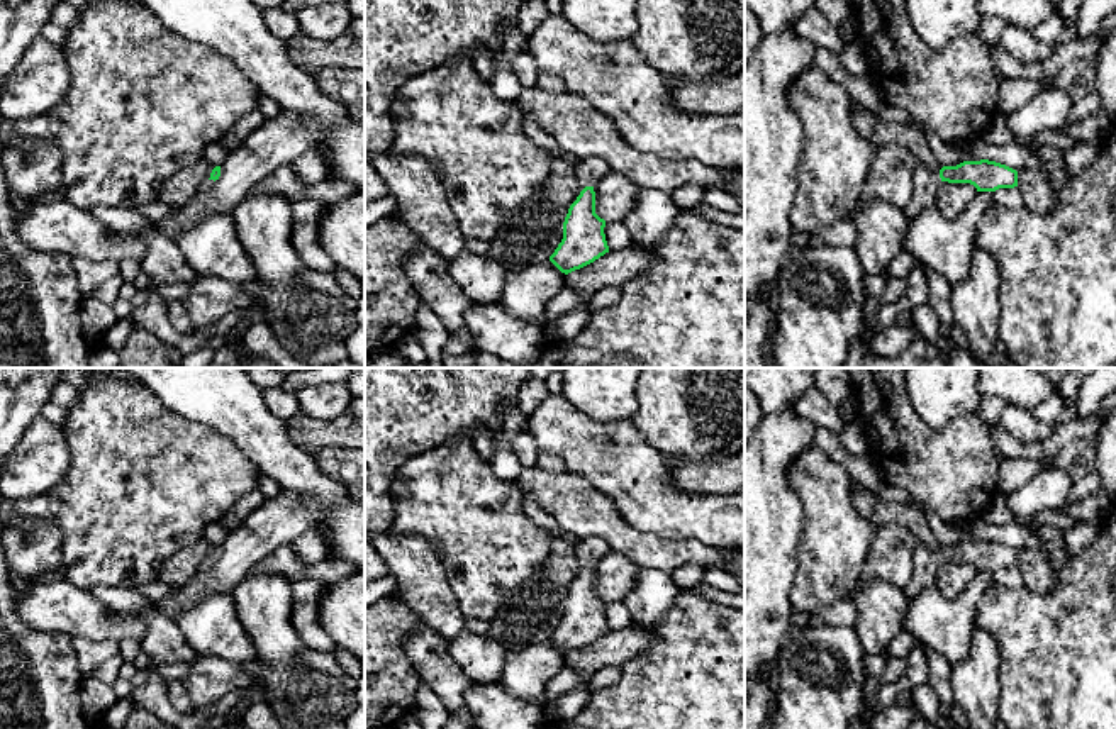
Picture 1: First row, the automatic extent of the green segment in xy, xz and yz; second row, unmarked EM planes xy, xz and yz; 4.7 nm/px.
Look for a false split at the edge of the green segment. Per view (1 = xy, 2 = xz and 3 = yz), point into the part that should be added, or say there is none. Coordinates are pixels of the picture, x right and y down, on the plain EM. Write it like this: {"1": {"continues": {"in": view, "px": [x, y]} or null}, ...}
{"1": {"continues": {"in": "xy", "px": [206, 565]}}, "2": {"continues": {"in": "xz", "px": [591, 550]}}, "3": {"continues": {"in": "yz", "px": [926, 562]}}}

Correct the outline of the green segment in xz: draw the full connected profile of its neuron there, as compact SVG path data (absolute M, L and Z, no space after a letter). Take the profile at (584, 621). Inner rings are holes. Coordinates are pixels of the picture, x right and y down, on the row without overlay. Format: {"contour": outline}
{"contour": "M585 537L577 546L577 558L583 570L570 585L563 602L563 619L550 636L550 641L565 654L580 649L605 632L605 600L595 593L594 565L611 551L600 537Z"}

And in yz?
{"contour": "M989 539L963 541L957 546L943 546L940 551L919 546L914 553L912 582L904 588L909 600L936 585L938 568L943 561L970 563L977 571L996 571L1018 566L1018 551Z"}

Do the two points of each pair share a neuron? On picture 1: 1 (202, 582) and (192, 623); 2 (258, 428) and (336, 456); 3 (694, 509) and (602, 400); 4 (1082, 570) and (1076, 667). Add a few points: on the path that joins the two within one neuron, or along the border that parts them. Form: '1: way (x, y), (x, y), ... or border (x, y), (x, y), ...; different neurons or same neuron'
1: border (229, 594), (206, 595), (187, 606), (175, 621); different neurons
2: border (314, 456), (319, 468), (341, 487); different neurons
3: border (579, 409), (597, 421), (630, 421); different neurons
4: way (1082, 594), (1082, 643); same neuron

